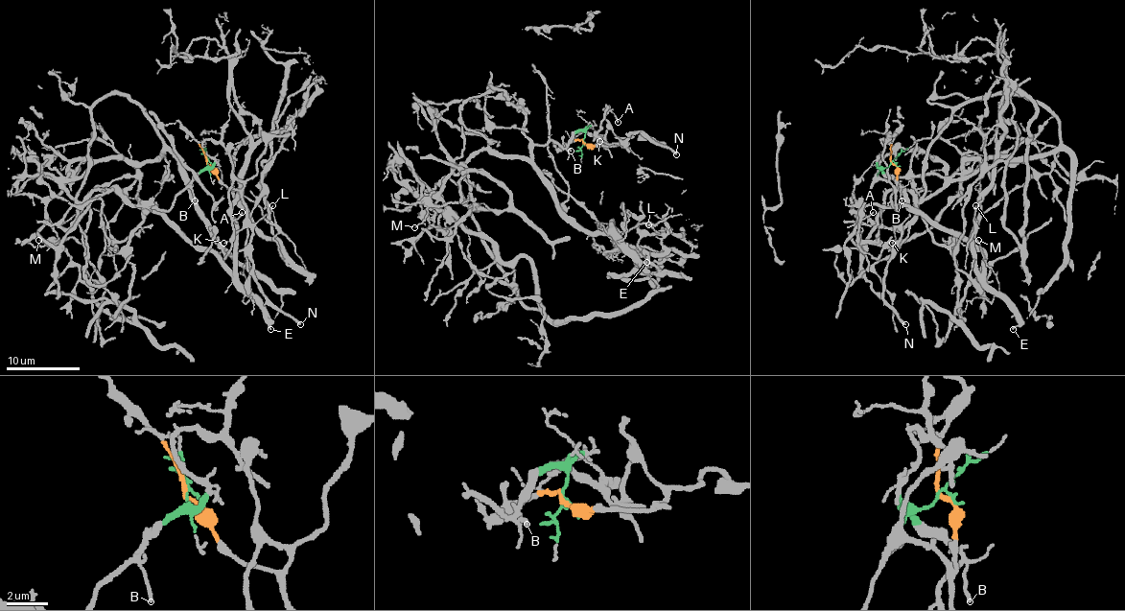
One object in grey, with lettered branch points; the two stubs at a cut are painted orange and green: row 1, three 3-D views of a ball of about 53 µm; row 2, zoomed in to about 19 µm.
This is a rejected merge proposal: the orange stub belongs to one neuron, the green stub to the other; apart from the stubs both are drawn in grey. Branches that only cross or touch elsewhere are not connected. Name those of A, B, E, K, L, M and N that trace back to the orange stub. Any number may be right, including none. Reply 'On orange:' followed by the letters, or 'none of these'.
On orange: A, K, N

